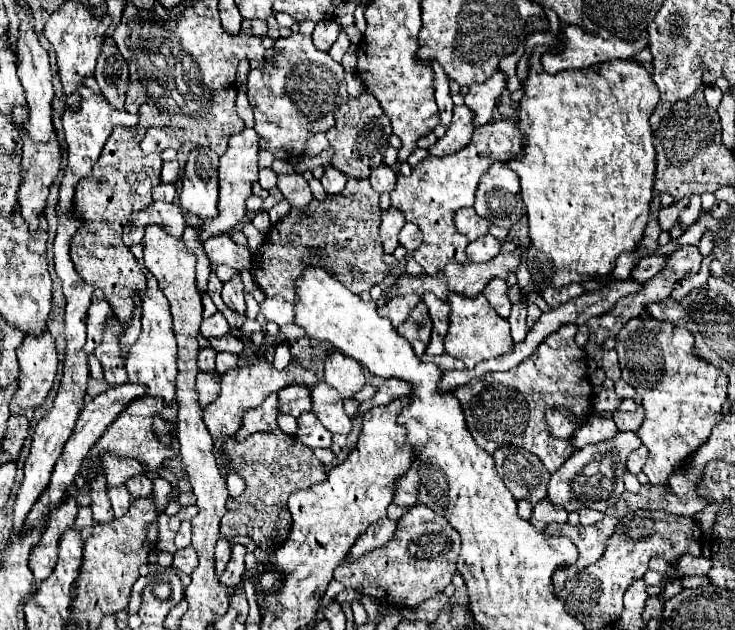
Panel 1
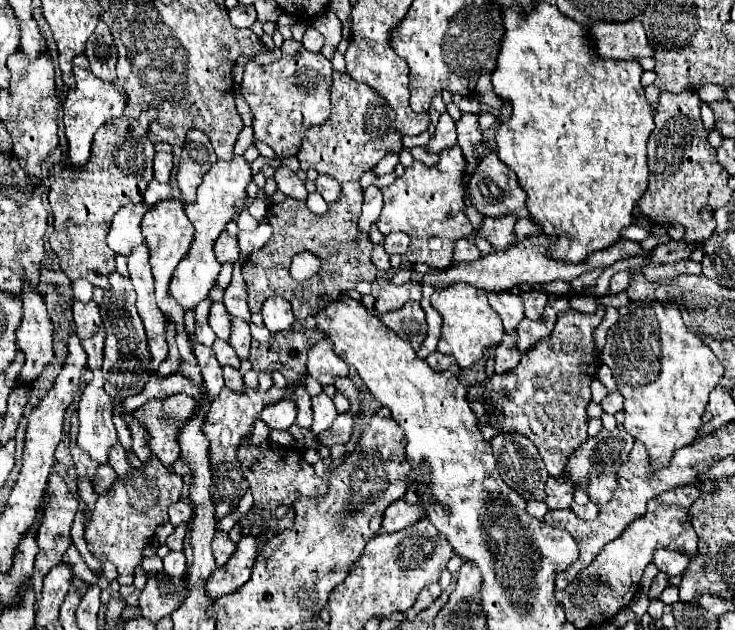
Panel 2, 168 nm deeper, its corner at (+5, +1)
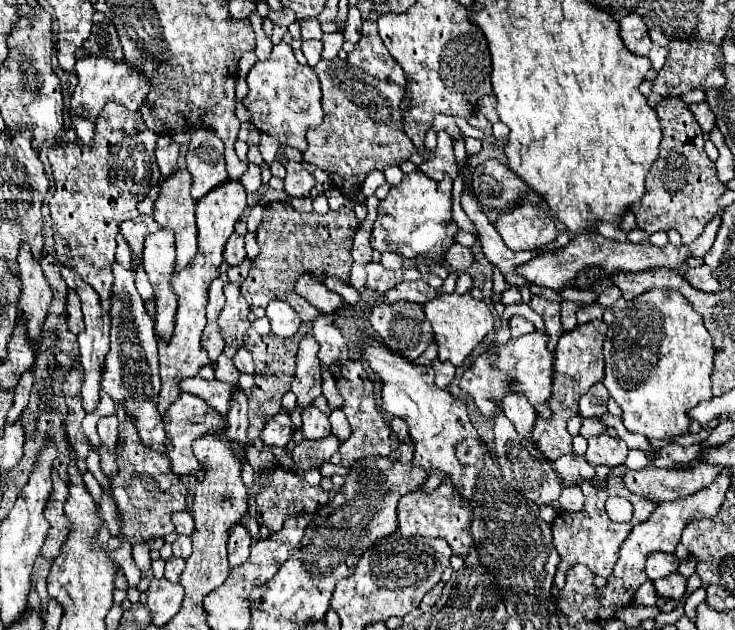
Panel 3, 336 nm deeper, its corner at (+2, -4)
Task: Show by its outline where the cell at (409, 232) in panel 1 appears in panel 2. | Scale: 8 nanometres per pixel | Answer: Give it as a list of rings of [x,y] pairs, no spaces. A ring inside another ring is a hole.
[[[394,232],[394,234],[388,234],[386,236],[386,252],[392,256],[392,254],[400,254],[404,256],[406,250],[408,250],[408,244],[410,244],[410,236],[408,234],[402,234],[402,232]]]

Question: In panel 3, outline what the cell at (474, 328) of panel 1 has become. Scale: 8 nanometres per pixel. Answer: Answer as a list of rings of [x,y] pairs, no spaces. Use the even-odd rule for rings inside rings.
[[[439,293],[435,299],[423,305],[423,313],[433,327],[435,343],[439,349],[439,359],[451,361],[455,367],[461,367],[465,357],[483,341],[487,333],[493,331],[493,315],[489,307],[483,301],[473,299],[471,293],[465,293],[465,295]]]

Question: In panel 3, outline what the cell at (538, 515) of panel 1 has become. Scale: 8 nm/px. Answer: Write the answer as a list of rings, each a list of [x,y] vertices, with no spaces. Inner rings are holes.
[[[565,455],[559,457],[553,463],[557,477],[561,479],[563,487],[575,487],[579,481],[589,481],[589,477],[595,477],[595,469],[589,465],[589,461],[583,455]]]

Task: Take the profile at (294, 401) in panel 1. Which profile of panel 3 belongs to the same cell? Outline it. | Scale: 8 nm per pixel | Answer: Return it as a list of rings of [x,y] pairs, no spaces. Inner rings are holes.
[[[285,411],[271,417],[265,429],[261,431],[261,441],[267,447],[285,447],[291,437],[293,437],[293,421]]]

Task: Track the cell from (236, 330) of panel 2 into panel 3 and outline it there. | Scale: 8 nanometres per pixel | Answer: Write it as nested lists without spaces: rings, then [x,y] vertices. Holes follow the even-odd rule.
[[[241,347],[241,349],[237,351],[237,355],[233,357],[233,363],[235,363],[235,367],[237,367],[241,373],[251,373],[251,375],[253,375],[253,359],[251,359],[251,353],[249,353],[245,347]]]

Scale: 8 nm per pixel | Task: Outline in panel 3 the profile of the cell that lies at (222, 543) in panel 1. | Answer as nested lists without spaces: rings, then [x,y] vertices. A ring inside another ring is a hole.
[[[237,523],[235,527],[231,527],[231,535],[229,535],[229,565],[241,565],[245,563],[245,559],[249,557],[249,547],[251,547],[251,535],[247,531],[245,525]]]

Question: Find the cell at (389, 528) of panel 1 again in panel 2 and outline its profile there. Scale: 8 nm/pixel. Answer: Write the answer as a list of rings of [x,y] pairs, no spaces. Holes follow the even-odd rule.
[[[398,500],[386,508],[386,514],[382,520],[382,532],[398,532],[422,518],[426,518],[426,512],[420,502],[410,506],[404,500]]]

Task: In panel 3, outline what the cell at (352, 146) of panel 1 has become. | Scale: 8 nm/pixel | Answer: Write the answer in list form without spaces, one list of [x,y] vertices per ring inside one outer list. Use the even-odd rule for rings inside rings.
[[[321,59],[313,67],[313,71],[317,73],[321,83],[325,119],[321,125],[309,129],[309,147],[303,153],[303,161],[327,171],[331,183],[343,195],[355,195],[371,171],[383,171],[385,167],[401,165],[409,159],[411,153],[417,151],[413,141],[403,131],[403,87],[373,79],[371,75],[365,75],[365,71],[361,71],[359,67],[353,67],[351,63],[341,59]]]

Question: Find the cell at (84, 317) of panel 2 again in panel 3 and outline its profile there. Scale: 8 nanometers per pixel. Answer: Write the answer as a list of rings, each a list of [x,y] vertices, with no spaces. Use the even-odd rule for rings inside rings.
[[[73,291],[67,293],[67,327],[69,331],[83,331],[83,315],[81,315],[81,301]]]

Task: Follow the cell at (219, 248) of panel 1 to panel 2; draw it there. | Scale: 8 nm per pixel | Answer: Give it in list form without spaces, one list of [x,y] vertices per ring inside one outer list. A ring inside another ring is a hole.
[[[222,232],[214,244],[214,254],[216,254],[216,260],[220,264],[224,262],[236,262],[238,260],[238,240],[236,236],[230,236],[228,232]]]

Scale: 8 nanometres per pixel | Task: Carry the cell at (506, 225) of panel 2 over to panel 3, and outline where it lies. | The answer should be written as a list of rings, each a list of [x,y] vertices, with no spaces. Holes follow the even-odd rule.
[[[523,204],[495,221],[497,233],[509,249],[539,249],[557,239],[557,227],[538,206]]]

